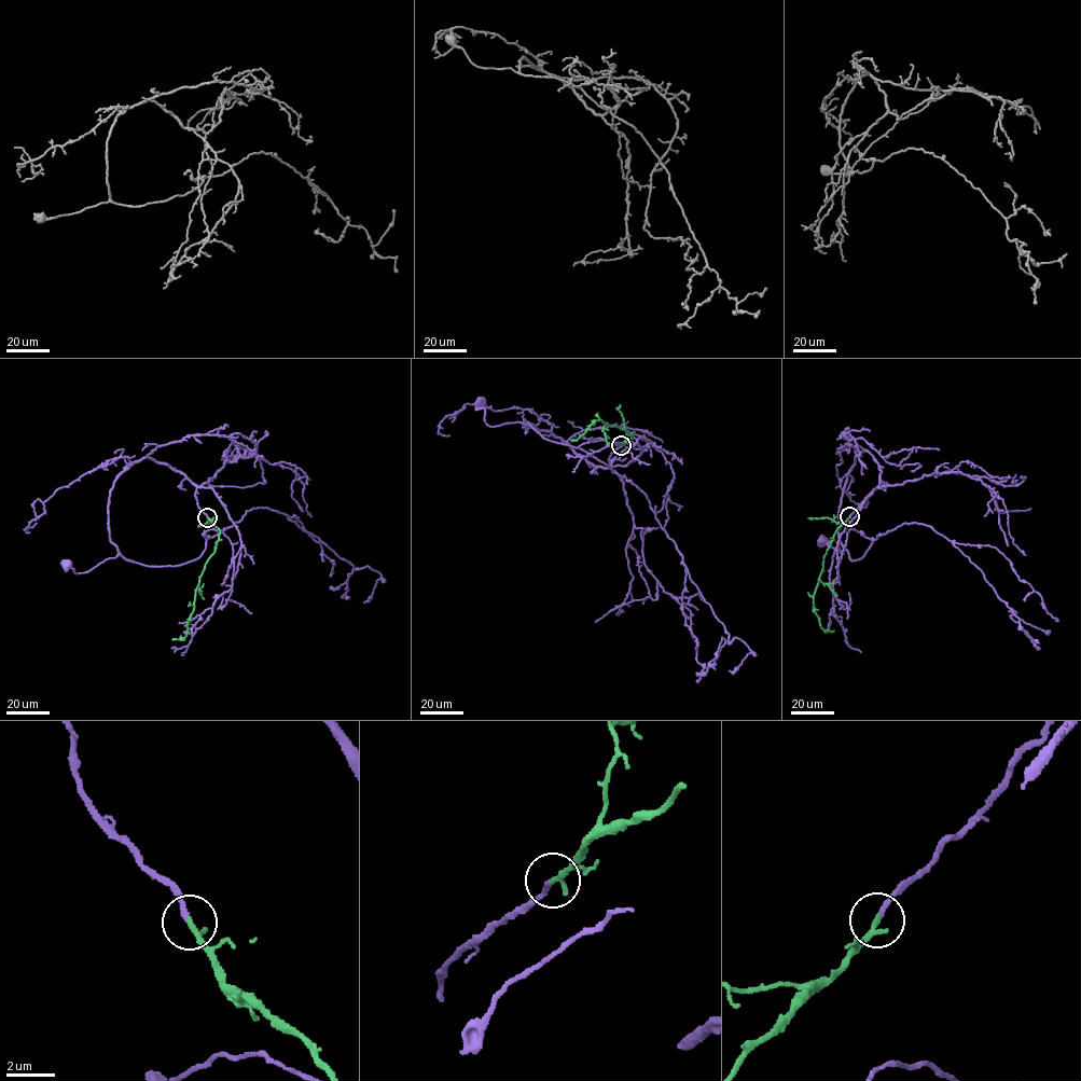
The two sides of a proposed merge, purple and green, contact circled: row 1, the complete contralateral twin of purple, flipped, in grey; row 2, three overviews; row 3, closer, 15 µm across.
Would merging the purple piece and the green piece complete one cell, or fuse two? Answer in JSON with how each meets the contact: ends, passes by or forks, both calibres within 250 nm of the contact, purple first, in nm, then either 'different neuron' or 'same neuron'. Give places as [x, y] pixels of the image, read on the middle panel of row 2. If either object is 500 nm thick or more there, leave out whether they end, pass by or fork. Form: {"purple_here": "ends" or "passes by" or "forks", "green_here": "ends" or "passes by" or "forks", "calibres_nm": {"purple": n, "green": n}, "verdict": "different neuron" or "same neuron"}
{"purple_here": "ends", "green_here": "ends", "calibres_nm": {"purple": 220, "green": 240}, "verdict": "same neuron"}

